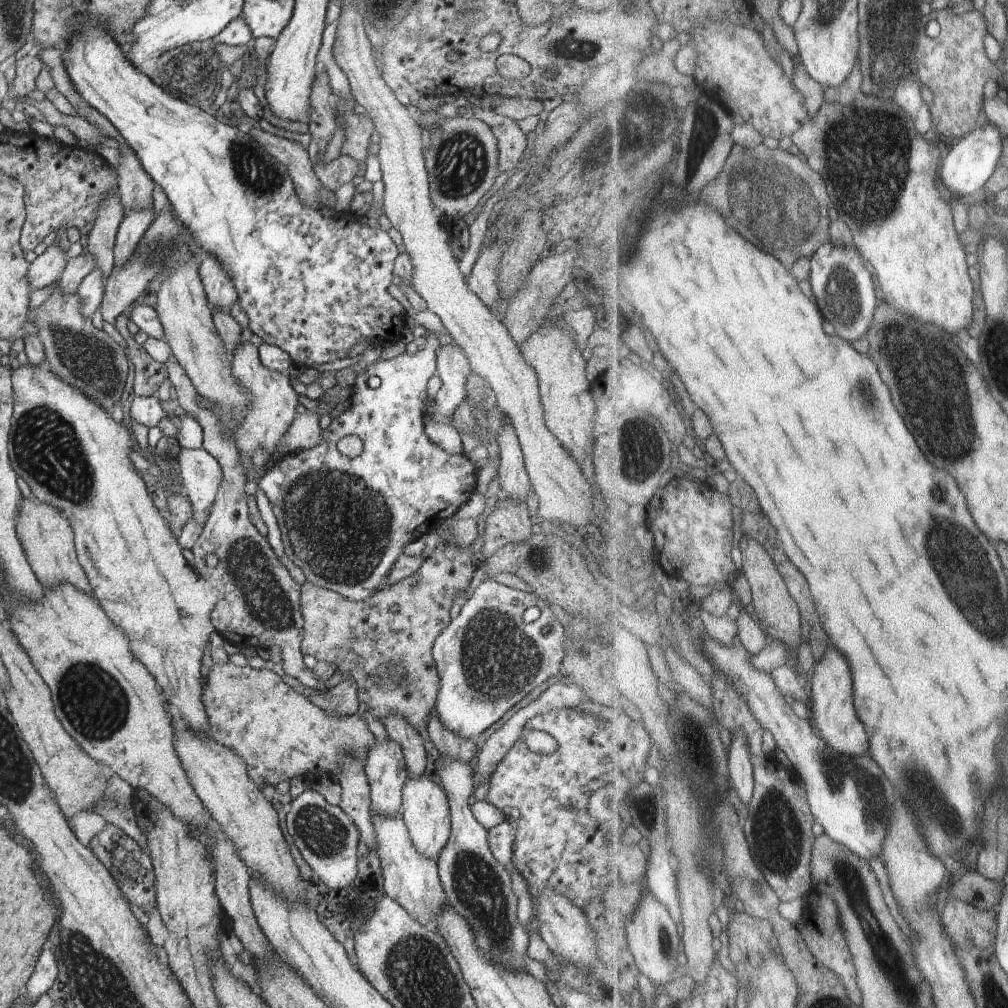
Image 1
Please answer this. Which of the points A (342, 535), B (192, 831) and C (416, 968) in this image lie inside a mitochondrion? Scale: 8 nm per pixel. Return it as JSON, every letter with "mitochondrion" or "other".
{"A":"mitochondrion","B":"other","C":"mitochondrion"}

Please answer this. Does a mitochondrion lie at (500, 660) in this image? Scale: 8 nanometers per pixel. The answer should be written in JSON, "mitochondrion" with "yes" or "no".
{"mitochondrion":"yes"}

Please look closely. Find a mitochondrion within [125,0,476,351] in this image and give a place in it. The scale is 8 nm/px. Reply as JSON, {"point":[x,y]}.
{"point":[262,178]}

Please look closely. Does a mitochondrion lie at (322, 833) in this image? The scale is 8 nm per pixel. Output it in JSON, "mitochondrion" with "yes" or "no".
{"mitochondrion":"yes"}

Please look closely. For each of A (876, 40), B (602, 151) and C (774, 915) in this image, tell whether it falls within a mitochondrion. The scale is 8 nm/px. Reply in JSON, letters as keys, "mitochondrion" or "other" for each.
{"A":"mitochondrion","B":"mitochondrion","C":"other"}

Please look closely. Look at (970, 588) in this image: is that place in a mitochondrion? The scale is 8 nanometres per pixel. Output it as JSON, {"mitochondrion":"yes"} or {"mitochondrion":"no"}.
{"mitochondrion":"yes"}

